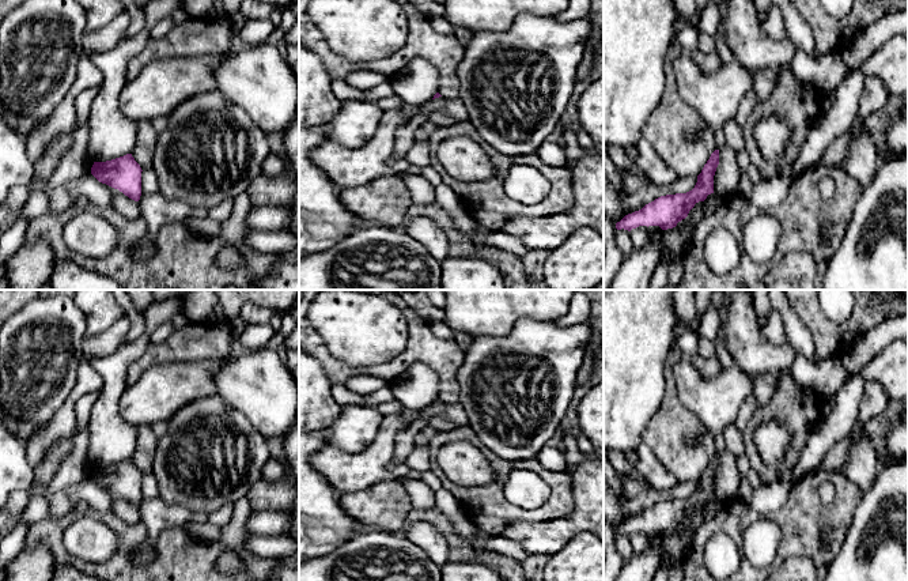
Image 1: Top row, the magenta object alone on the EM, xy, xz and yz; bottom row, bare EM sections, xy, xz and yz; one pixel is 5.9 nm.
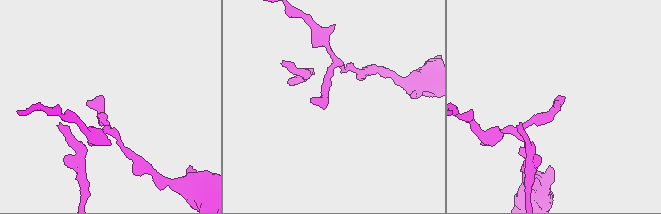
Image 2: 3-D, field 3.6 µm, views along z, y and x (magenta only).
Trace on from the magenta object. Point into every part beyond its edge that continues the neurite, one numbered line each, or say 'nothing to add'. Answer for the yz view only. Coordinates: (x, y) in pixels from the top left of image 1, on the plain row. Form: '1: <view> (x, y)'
nothing to add

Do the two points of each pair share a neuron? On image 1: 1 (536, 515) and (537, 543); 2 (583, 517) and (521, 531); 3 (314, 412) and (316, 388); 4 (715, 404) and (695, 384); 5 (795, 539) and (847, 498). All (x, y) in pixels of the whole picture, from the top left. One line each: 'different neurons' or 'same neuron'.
1: different neurons
2: same neuron
3: same neuron
4: same neuron
5: same neuron

